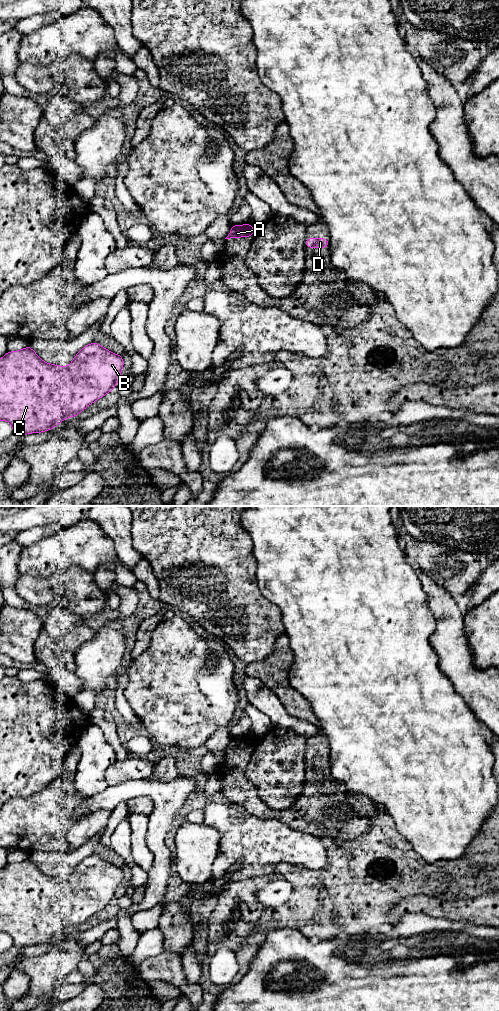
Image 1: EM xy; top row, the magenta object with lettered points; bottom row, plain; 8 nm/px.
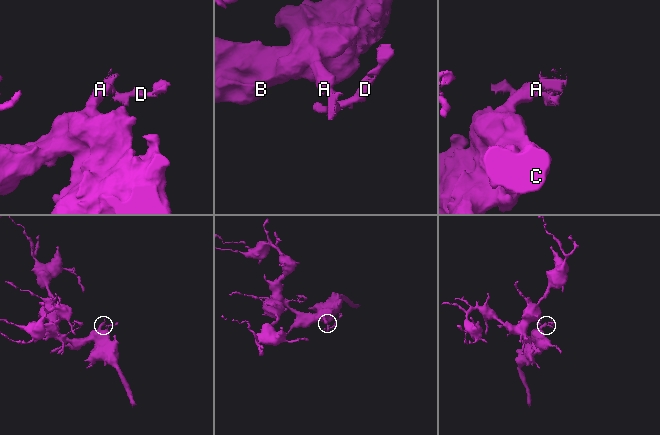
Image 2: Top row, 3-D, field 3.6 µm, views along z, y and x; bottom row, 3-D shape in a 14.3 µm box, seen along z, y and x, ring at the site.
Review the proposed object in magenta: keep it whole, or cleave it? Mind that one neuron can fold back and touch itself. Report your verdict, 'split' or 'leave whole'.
split

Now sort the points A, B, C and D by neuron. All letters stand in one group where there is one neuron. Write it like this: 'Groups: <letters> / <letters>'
Groups: A B C / D

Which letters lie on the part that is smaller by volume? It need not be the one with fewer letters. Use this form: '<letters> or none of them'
D

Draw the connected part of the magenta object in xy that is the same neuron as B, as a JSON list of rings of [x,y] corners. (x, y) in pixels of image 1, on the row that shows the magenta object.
[[[97,342],[84,346],[68,366],[43,361],[30,345],[8,351],[0,358],[0,421],[9,422],[13,434],[18,436],[52,430],[65,419],[77,417],[89,405],[113,391],[123,368],[123,355],[115,354]]]

